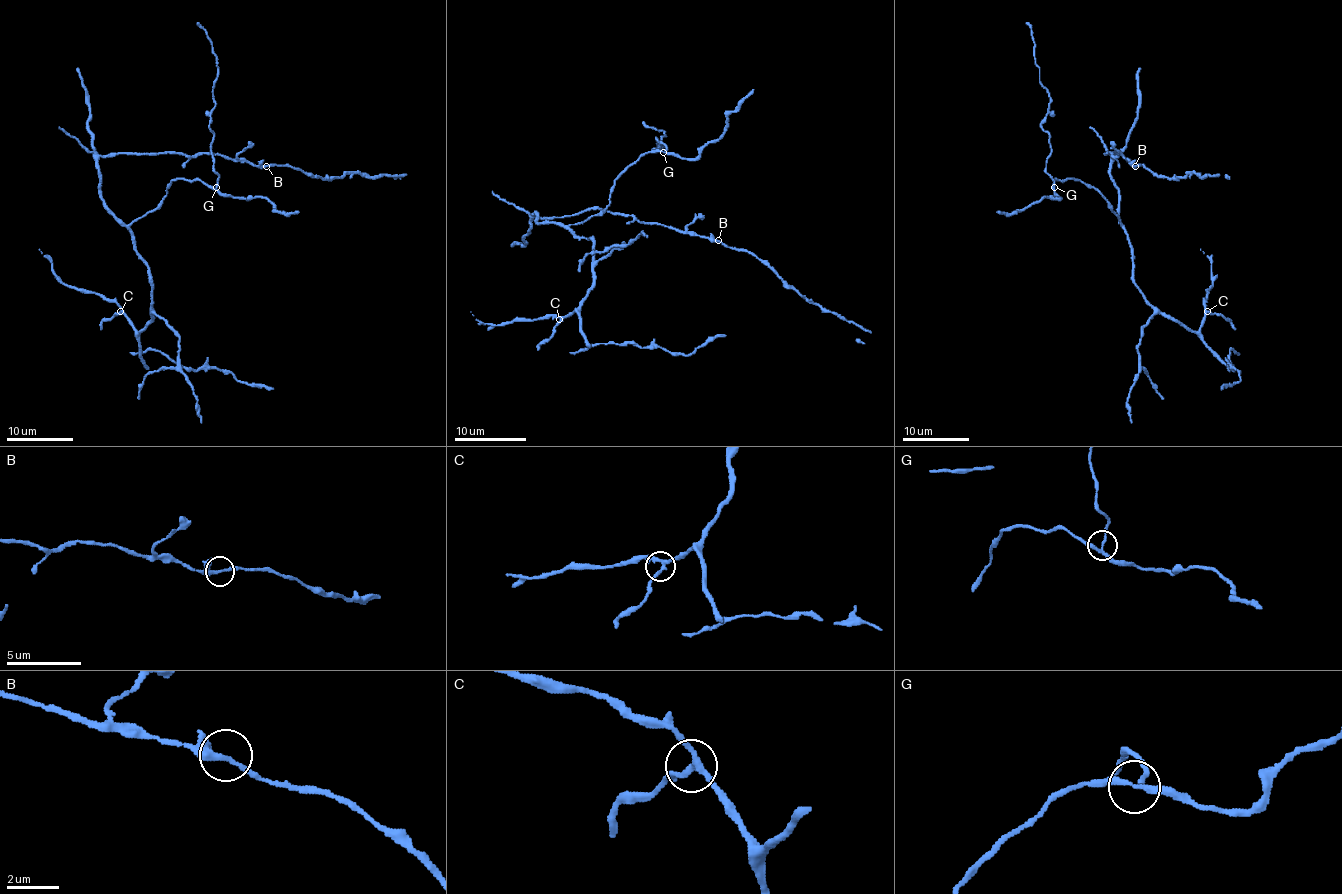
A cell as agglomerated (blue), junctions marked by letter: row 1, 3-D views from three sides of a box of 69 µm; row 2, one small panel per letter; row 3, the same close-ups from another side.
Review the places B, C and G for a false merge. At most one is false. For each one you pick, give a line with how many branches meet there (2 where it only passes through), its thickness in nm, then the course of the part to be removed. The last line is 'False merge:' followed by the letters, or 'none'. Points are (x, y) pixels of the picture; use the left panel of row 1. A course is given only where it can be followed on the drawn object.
G: branches 3; calibre 160 nm; course (216, 187), (218, 177), (211, 153), (210, 115), (215, 106), (213, 83), (218, 67), (211, 40), (196, 22)
False merge: G

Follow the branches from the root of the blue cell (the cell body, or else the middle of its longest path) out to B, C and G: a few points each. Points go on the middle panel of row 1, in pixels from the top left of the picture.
B: (538, 222), (534, 213), (570, 217), (601, 208), (631, 215), (640, 222), (718, 240)
C: (538, 222), (559, 222), (575, 236), (593, 242), (593, 283), (581, 307), (559, 319)
G: (538, 222), (561, 222), (570, 226), (599, 215), (610, 202), (613, 182), (631, 164), (648, 152), (664, 152)

